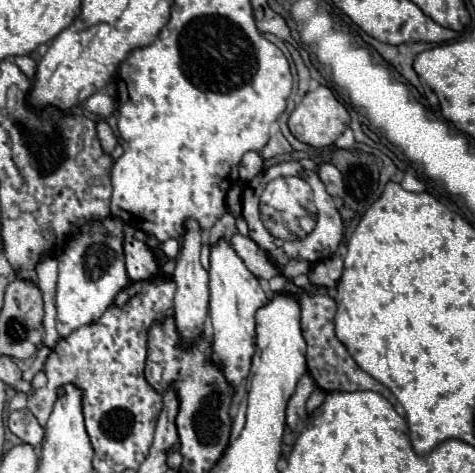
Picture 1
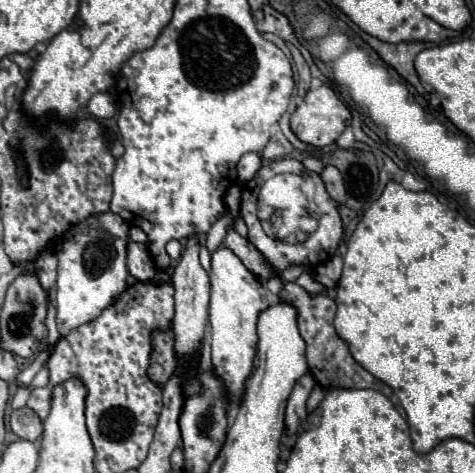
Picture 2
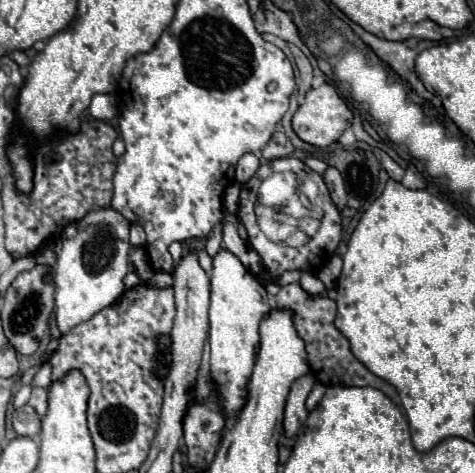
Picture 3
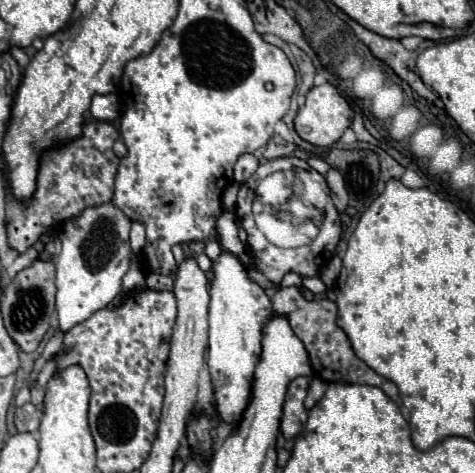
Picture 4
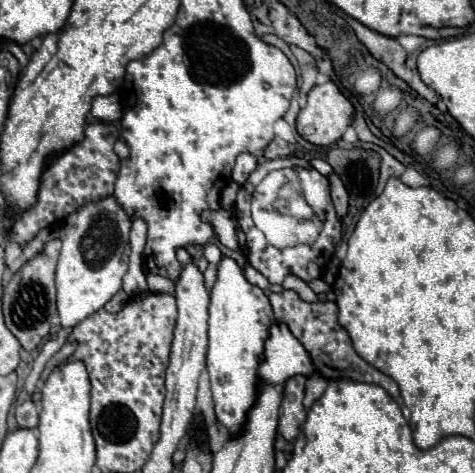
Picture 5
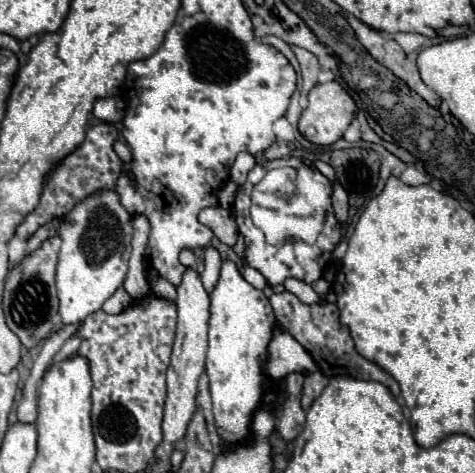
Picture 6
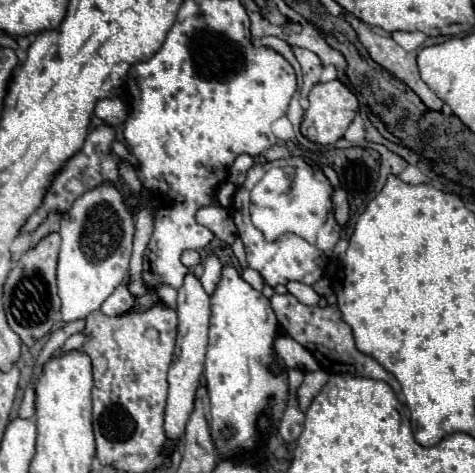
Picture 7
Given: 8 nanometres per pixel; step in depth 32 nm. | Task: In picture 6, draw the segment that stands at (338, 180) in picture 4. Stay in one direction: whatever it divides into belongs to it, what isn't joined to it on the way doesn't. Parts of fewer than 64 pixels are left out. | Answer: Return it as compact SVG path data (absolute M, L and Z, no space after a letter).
M340 184L334 186L332 204L334 204L334 212L336 212L338 222L344 222L348 218L348 196L346 196L346 190Z

